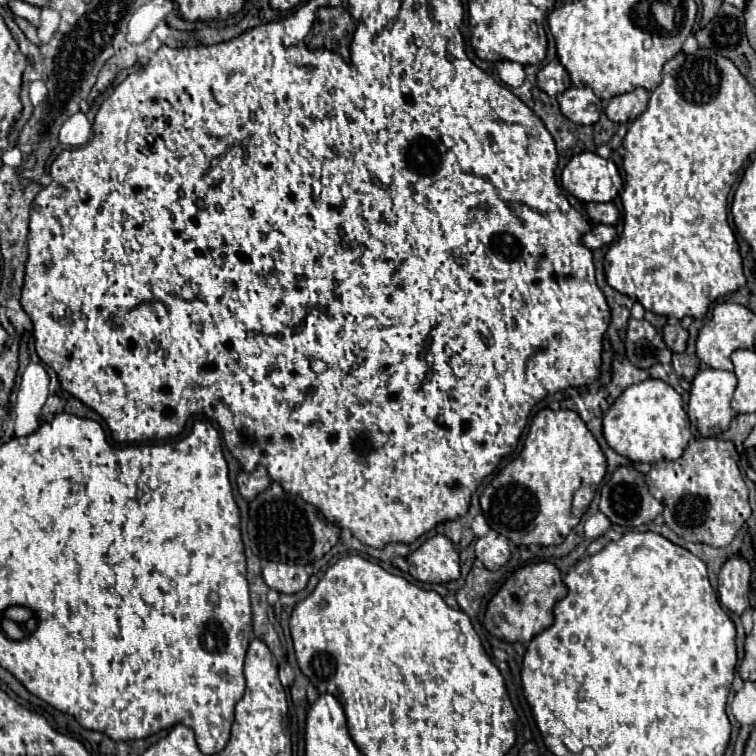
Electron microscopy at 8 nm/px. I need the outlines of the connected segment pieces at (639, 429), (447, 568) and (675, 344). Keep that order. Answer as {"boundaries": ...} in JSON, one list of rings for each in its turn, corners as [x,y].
{"boundaries":[[[[645,380],[625,388],[605,412],[603,436],[617,454],[631,462],[653,464],[659,460],[677,460],[691,438],[691,430],[681,396],[663,380]]],[[[443,534],[427,538],[405,560],[409,564],[409,574],[419,582],[449,582],[461,576],[459,554],[453,542]]],[[[667,324],[663,328],[663,340],[673,352],[683,352],[687,344],[687,330],[681,324]]]]}

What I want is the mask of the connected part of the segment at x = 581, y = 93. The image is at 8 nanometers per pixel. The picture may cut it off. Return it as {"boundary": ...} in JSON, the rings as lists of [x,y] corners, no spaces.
{"boundary":[[[571,86],[565,94],[559,94],[559,106],[565,118],[581,126],[593,126],[601,114],[601,100],[593,94],[593,90]]]}

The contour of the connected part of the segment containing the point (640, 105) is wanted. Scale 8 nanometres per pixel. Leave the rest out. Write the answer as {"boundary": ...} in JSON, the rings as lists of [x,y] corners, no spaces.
{"boundary":[[[637,88],[633,92],[613,96],[605,106],[605,114],[611,122],[627,124],[629,120],[635,120],[639,114],[645,112],[647,102],[649,102],[649,92],[645,88]]]}

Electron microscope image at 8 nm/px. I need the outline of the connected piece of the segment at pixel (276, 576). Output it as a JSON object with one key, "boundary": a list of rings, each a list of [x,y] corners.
{"boundary":[[[267,562],[267,566],[263,568],[263,578],[269,588],[275,588],[277,592],[285,594],[299,592],[309,582],[309,574],[303,566],[289,566],[279,562]]]}

